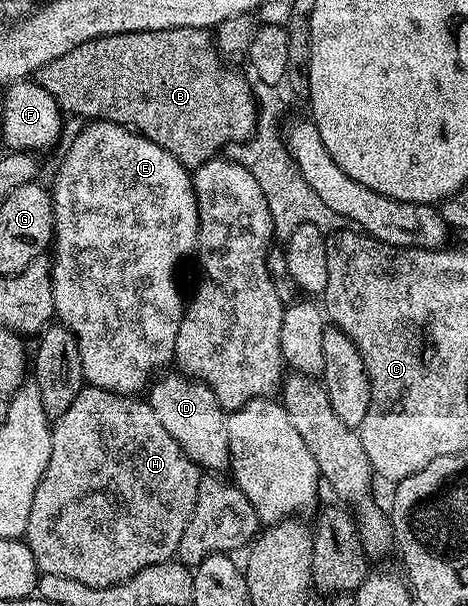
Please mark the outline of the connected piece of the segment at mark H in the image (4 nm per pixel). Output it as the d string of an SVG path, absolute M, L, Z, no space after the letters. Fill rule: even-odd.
M85 386L73 398L73 403L69 405L69 410L54 421L51 429L51 453L49 462L45 466L45 474L41 474L41 482L33 494L33 506L29 506L29 522L25 539L29 550L33 550L33 558L37 562L42 574L61 574L65 578L73 578L85 586L113 586L133 578L137 570L145 570L145 566L157 566L157 562L165 562L172 559L178 553L181 546L181 538L189 526L189 518L193 518L193 510L197 506L197 494L203 481L204 473L198 464L195 464L181 450L181 446L161 426L161 421L157 419L157 414L152 410L146 399L138 395L123 396L120 392L110 392L104 388L93 388Z

